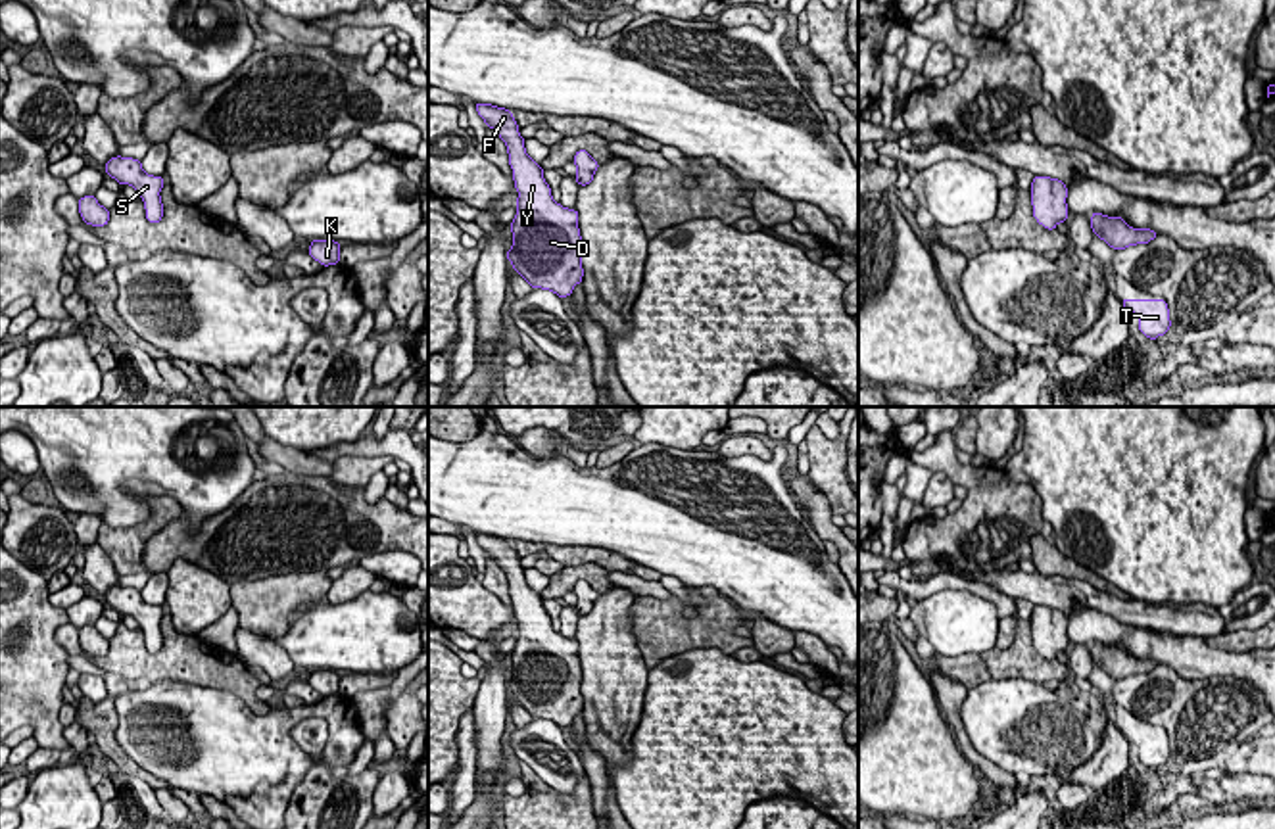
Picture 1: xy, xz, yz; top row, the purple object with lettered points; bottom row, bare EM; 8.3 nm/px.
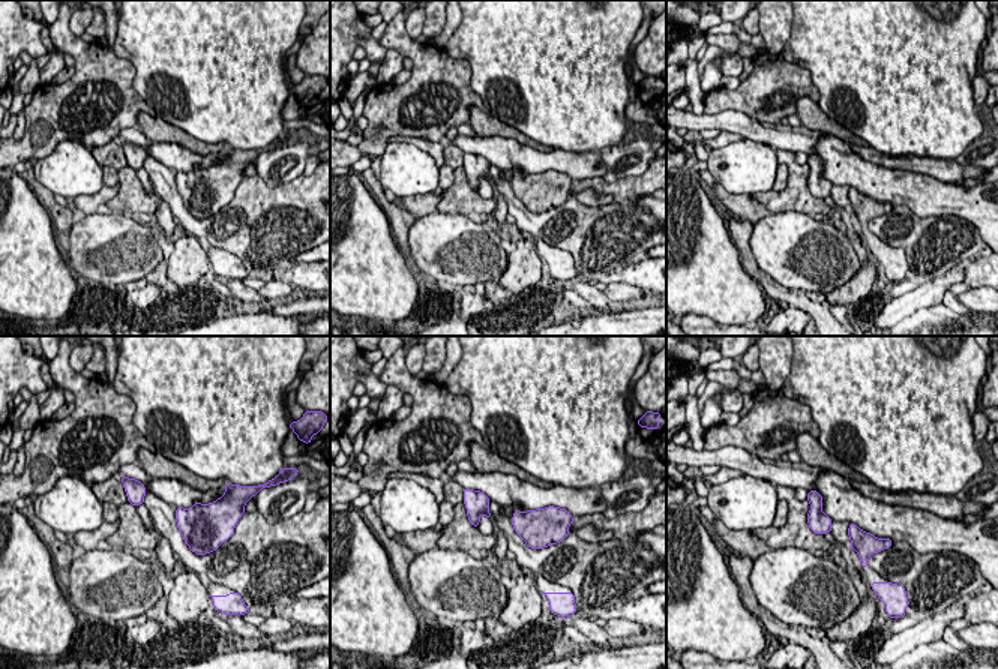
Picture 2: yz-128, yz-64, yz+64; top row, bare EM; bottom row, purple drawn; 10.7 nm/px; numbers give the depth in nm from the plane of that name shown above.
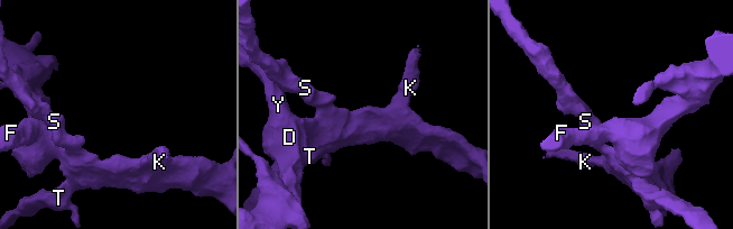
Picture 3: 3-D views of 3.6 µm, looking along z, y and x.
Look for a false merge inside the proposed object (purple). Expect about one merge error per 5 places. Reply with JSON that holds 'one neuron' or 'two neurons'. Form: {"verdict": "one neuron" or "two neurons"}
{"verdict": "one neuron"}

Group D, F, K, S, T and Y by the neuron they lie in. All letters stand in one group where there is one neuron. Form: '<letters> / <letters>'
D F K S T Y

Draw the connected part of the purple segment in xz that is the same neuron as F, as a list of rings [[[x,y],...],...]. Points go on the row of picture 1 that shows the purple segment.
[[[474,102],[474,106],[484,123],[505,142],[515,171],[518,198],[507,259],[532,288],[549,290],[559,297],[572,296],[584,276],[578,211],[553,200],[543,169],[526,154],[526,140],[513,111],[492,104]]]

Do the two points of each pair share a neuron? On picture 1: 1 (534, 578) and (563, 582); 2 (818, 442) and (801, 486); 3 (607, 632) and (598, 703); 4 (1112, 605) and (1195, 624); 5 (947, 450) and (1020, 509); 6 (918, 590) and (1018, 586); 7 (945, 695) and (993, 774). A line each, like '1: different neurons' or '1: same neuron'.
1: different neurons
2: different neurons
3: same neuron
4: same neuron
5: same neuron
6: different neurons
7: same neuron

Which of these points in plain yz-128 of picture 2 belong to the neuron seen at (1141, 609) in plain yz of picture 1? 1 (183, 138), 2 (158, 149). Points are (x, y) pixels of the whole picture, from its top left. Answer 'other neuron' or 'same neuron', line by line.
1: other neuron
2: same neuron

